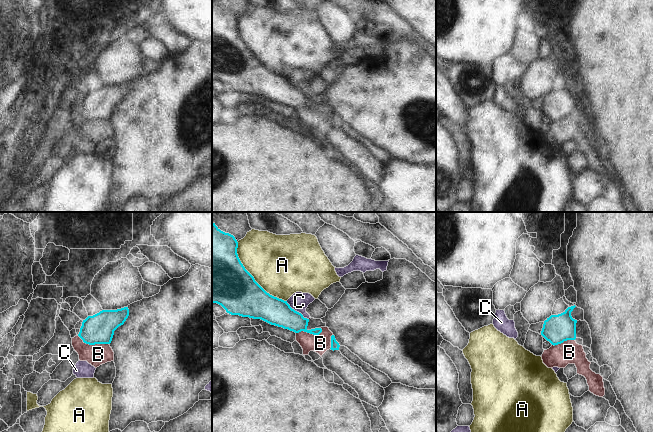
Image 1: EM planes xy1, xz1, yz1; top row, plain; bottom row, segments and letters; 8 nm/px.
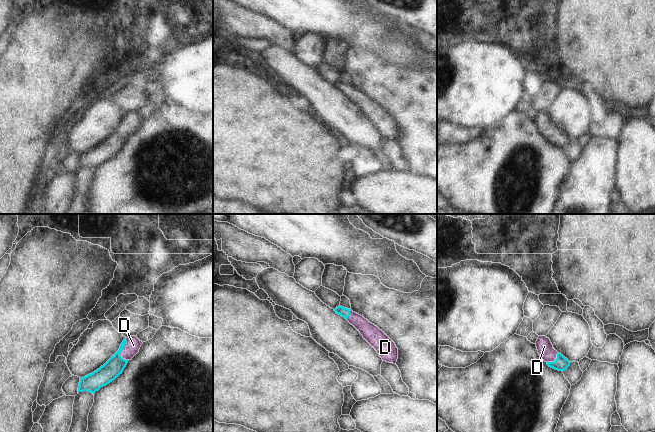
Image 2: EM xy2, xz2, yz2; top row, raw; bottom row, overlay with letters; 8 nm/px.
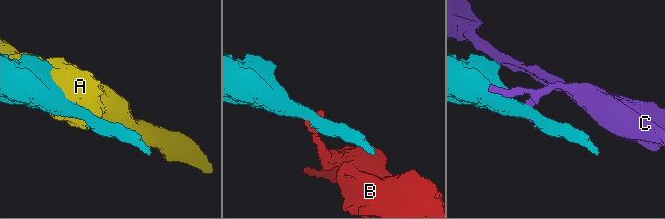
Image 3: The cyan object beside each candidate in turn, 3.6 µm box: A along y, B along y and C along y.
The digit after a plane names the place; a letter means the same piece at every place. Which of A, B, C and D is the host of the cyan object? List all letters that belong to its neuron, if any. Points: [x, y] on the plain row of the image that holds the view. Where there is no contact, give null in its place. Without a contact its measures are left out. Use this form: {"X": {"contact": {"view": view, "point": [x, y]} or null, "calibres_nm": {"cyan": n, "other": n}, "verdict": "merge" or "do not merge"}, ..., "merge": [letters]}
{"A": {"contact": {"view": "xz1", "point": [253, 53]}, "calibres_nm": {"cyan": 400, "other": 480}, "verdict": "do not merge"}, "B": {"contact": {"view": "xy1", "point": [93, 120]}, "calibres_nm": {"cyan": 240, "other": 170}, "verdict": "do not merge"}, "C": {"contact": {"view": "xz1", "point": [296, 87]}, "calibres_nm": {"cyan": 220, "other": 150}, "verdict": "do not merge"}, "D": {"contact": {"view": "xy2", "point": [123, 124]}, "calibres_nm": {"cyan": 150, "other": 120}, "verdict": "merge"}, "merge": ["D"]}

